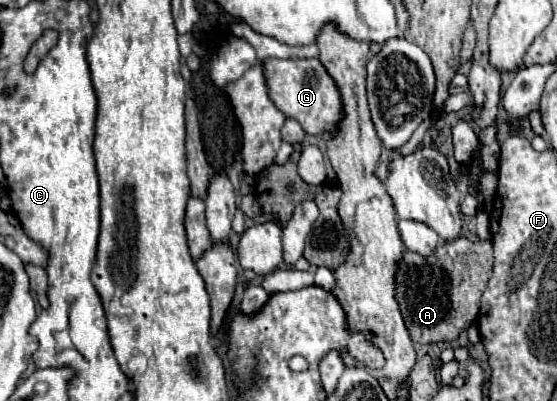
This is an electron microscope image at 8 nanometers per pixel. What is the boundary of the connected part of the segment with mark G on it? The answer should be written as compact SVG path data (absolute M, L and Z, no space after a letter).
M264 59L262 61L268 95L272 103L286 115L300 119L300 125L306 133L318 135L320 131L336 131L338 121L342 119L342 103L332 77L324 71L318 59Z

